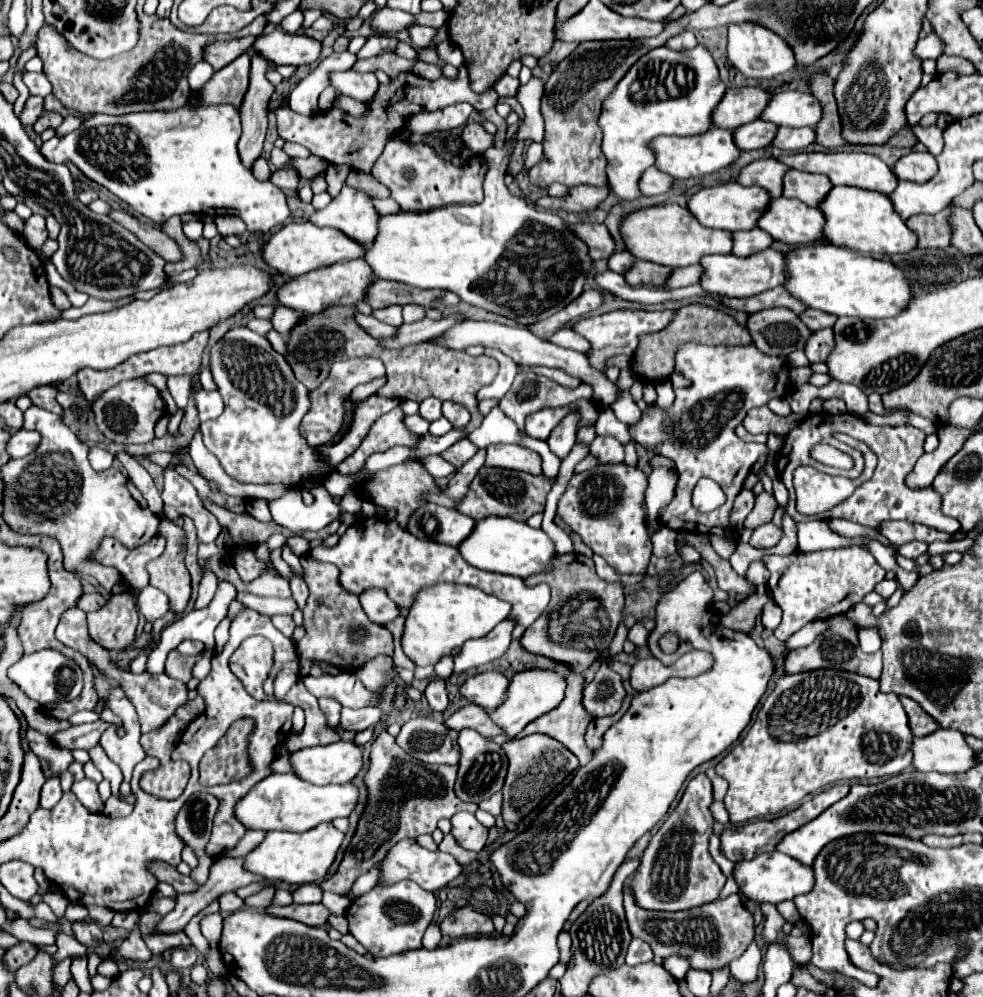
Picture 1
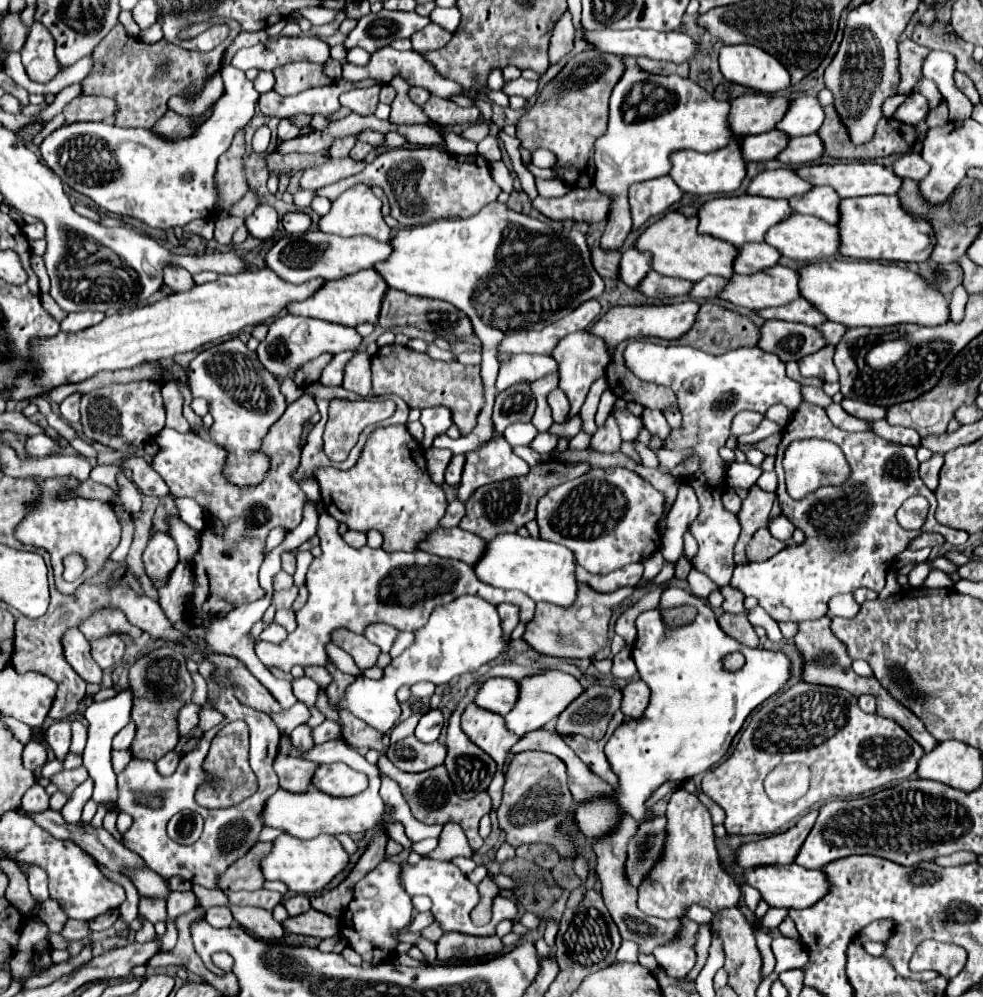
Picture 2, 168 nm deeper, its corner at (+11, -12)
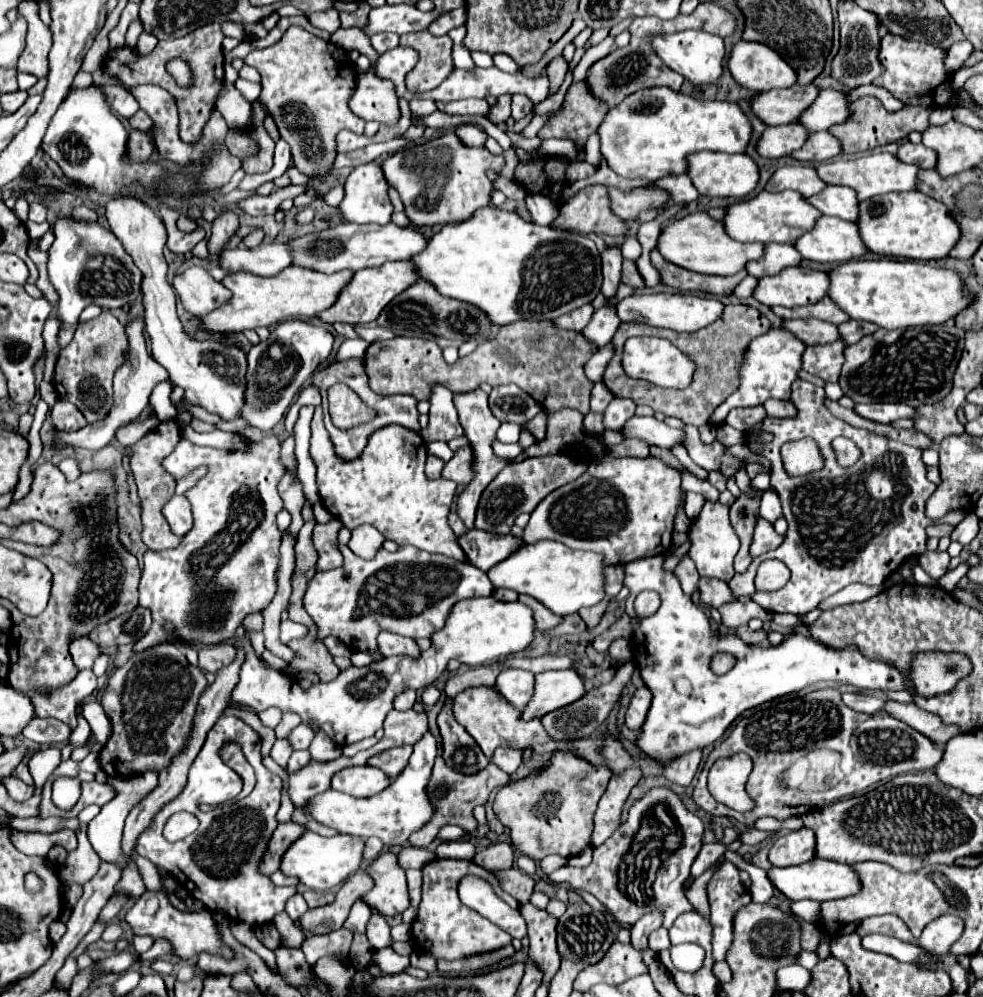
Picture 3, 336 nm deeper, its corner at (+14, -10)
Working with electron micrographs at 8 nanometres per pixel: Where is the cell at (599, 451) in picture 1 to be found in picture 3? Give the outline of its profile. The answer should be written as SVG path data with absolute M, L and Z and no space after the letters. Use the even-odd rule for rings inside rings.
M612 398L608 408L604 410L604 428L606 430L620 430L624 422L634 414L636 404L628 398Z

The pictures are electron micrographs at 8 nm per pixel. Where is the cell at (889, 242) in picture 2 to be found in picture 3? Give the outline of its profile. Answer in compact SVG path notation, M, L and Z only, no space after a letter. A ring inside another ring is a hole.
M916 190L862 200L858 208L858 232L862 234L862 242L870 252L910 260L946 258L960 236L960 228L948 216L946 206Z

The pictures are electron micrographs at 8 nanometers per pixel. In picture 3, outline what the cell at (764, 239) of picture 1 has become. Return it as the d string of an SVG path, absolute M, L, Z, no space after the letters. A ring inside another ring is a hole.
M770 242L770 246L764 246L764 254L760 260L746 264L746 272L756 278L766 274L778 274L786 266L798 266L800 260L802 256L796 252L794 246L786 246L786 244L774 246L774 242Z

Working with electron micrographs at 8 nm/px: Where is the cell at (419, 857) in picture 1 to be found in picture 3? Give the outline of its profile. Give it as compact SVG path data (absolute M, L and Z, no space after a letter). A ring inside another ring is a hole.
M436 858L436 860L428 862L422 868L422 878L424 878L422 880L422 902L420 902L420 910L416 916L418 920L412 922L412 936L414 936L416 948L428 952L434 958L456 960L456 958L464 958L470 954L490 952L490 950L511 944L513 939L507 932L500 930L496 924L492 924L488 918L480 916L476 910L472 910L460 902L458 882L466 874L478 874L480 878L490 882L490 886L494 888L498 898L502 898L508 906L518 908L518 902L512 896L508 896L498 886L496 878L482 866L478 866L474 862L466 862L466 860L448 860L448 858Z

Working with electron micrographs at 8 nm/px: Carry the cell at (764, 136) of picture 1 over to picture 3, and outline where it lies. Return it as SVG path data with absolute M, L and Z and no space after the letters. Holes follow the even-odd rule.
M798 122L768 126L762 138L756 144L756 150L762 158L782 158L792 150L800 148L808 138L808 132Z

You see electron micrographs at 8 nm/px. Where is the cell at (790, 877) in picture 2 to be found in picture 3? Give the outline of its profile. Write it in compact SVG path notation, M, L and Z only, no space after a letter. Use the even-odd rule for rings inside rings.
M814 858L810 862L804 862L802 866L788 866L788 868L776 868L772 866L768 870L768 878L776 890L780 890L788 900L836 900L836 898L846 898L852 896L860 890L860 880L854 874L854 870L848 864L838 864L838 862L828 862Z

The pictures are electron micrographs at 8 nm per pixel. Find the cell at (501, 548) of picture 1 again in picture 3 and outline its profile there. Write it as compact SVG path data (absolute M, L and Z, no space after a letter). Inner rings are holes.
M538 540L534 544L522 542L516 554L510 554L510 558L498 562L498 566L492 566L492 570L488 570L486 574L496 588L510 588L518 594L528 594L554 614L566 616L604 600L606 594L602 570L604 562L600 554L572 550L554 540Z

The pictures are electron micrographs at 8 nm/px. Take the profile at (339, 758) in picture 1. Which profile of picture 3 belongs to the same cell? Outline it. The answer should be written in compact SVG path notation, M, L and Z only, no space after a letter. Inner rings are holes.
M350 766L334 774L332 788L356 798L374 796L390 784L390 778L372 766Z

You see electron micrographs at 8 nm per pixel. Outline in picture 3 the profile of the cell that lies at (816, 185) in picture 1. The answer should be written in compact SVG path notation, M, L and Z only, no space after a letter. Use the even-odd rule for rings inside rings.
M826 186L826 190L816 196L810 196L808 200L826 216L838 216L850 222L854 222L858 216L856 192L846 186Z

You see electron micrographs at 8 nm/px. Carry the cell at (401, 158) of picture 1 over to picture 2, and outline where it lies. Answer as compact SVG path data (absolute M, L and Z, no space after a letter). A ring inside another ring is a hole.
M433 146L385 150L373 162L369 162L363 172L317 190L317 196L335 200L357 182L383 188L391 202L391 216L405 228L429 224L441 218L469 218L485 204L495 202L501 192L501 188L493 182L489 162L483 156L459 156Z

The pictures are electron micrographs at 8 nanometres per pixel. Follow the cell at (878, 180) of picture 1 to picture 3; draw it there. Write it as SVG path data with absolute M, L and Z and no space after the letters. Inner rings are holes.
M866 151L858 160L836 160L836 162L822 162L816 166L818 176L826 184L840 184L856 190L858 200L866 200L872 196L888 194L888 192L908 192L914 190L918 166L904 164L896 156L887 152Z

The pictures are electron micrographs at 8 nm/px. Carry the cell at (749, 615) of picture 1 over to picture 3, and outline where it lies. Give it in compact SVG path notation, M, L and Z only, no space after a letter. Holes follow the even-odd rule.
M740 626L738 630L734 630L734 634L740 636L746 644L760 644L760 642L766 640L766 632L764 632L764 630L754 632L754 630L750 630L748 626Z

